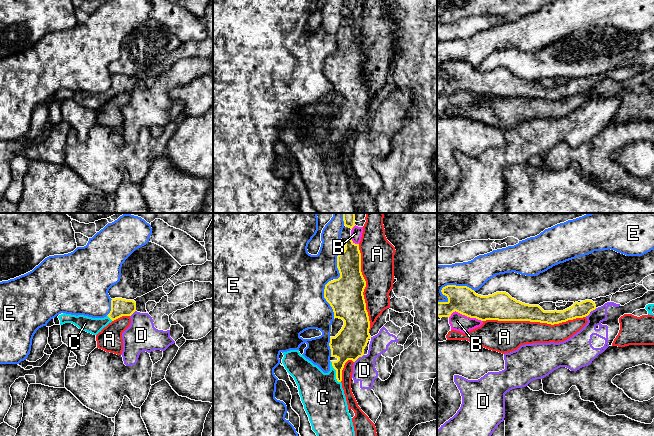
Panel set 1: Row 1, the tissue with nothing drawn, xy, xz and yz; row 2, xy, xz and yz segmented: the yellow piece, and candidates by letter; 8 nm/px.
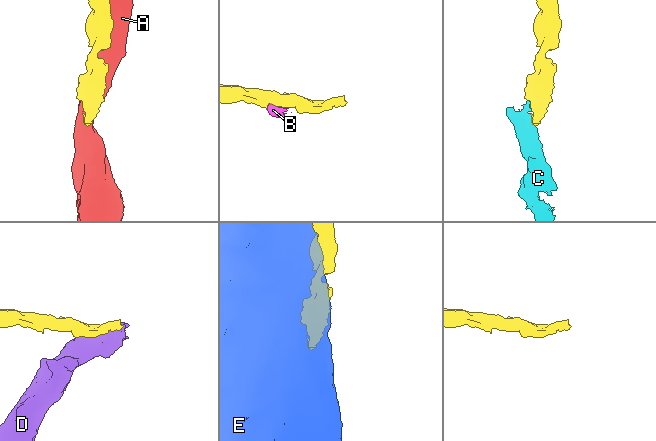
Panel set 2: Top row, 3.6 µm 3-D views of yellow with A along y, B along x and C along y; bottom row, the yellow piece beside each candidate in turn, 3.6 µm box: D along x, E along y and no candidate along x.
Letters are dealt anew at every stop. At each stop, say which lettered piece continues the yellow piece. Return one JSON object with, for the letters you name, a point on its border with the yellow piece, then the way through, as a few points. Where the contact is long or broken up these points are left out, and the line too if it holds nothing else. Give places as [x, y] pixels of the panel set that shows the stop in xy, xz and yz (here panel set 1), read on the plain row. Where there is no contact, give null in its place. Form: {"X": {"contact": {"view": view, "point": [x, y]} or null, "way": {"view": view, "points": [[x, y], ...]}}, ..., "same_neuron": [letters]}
{"C": {"contact": {"view": "xz", "point": [336, 148]}, "way": {"view": "xz", "points": [[349, 120], [336, 148], [324, 166], [323, 173]]}}, "same_neuron": ["C"]}

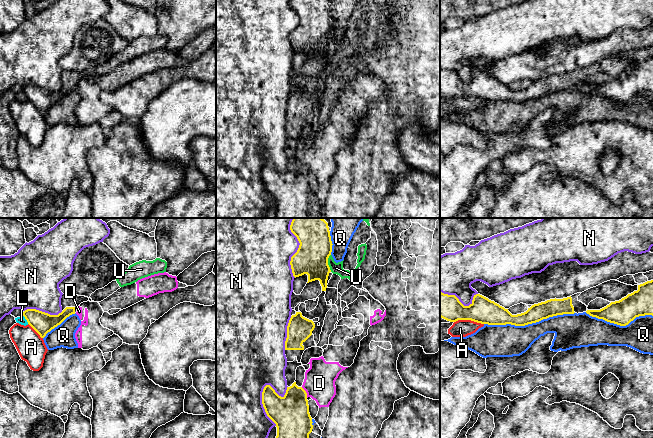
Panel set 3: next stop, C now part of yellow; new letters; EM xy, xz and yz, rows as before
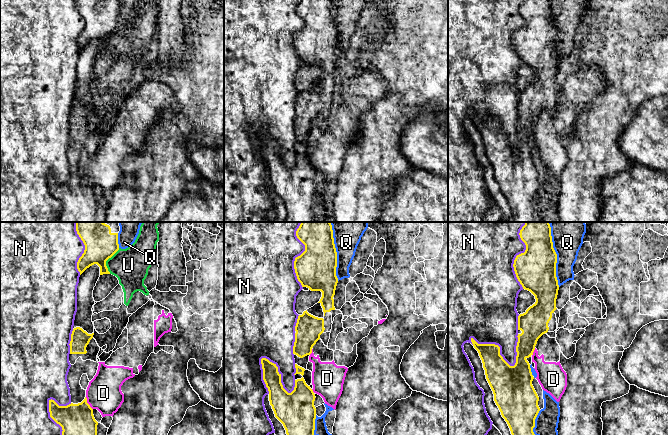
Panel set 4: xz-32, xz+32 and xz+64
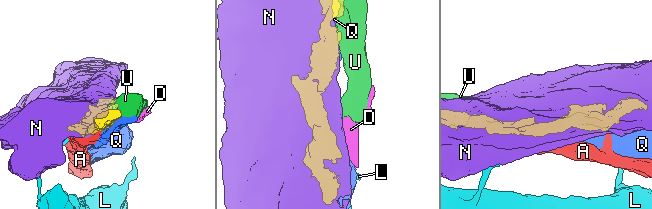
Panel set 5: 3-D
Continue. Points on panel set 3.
{"same_neuron": []}

